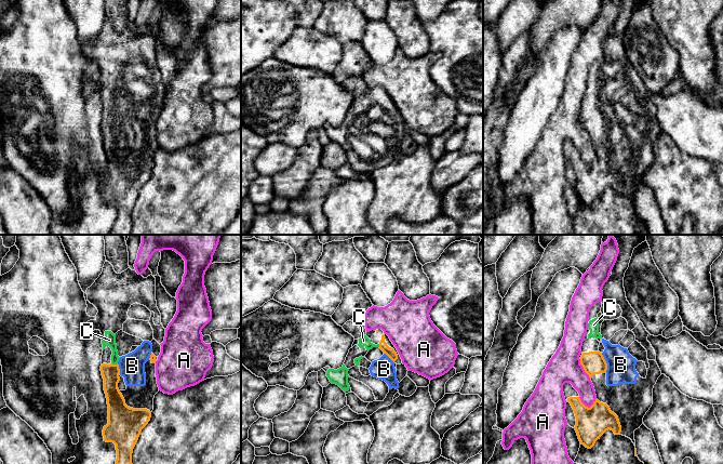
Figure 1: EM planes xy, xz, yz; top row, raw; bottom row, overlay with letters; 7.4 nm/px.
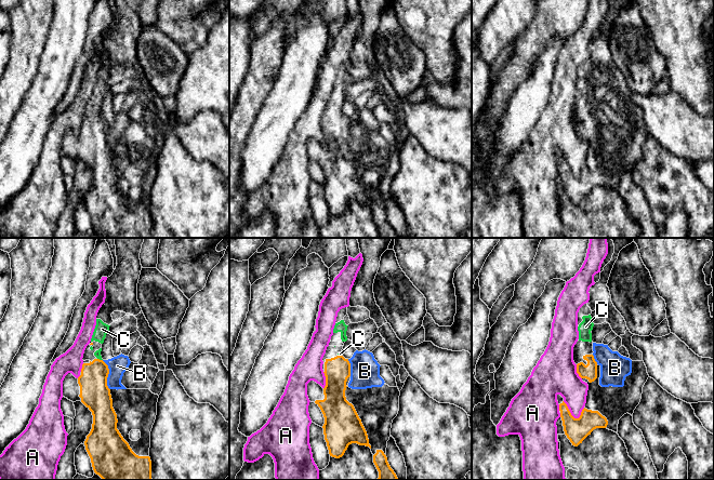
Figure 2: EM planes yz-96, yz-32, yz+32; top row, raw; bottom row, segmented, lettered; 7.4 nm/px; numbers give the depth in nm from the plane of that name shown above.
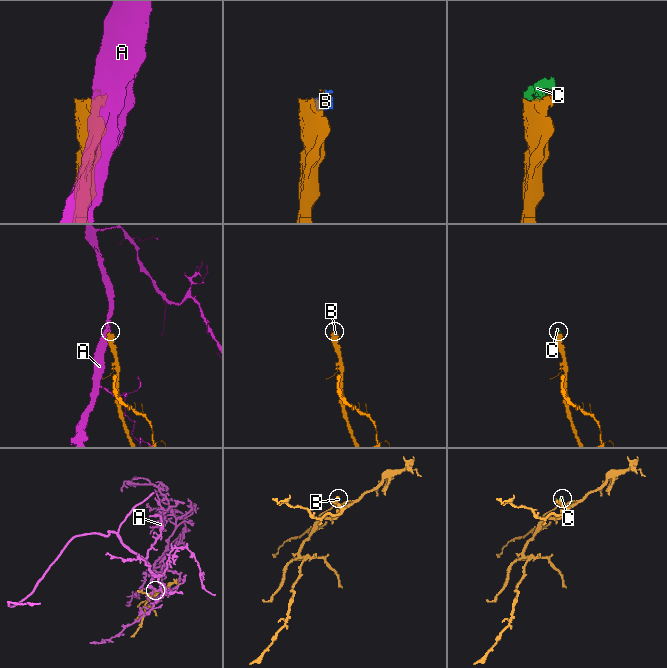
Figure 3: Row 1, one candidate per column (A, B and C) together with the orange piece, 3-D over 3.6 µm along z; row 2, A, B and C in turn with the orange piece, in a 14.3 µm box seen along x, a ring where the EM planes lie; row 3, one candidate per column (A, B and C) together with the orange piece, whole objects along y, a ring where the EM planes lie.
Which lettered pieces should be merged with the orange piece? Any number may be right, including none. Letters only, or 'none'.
B, C

